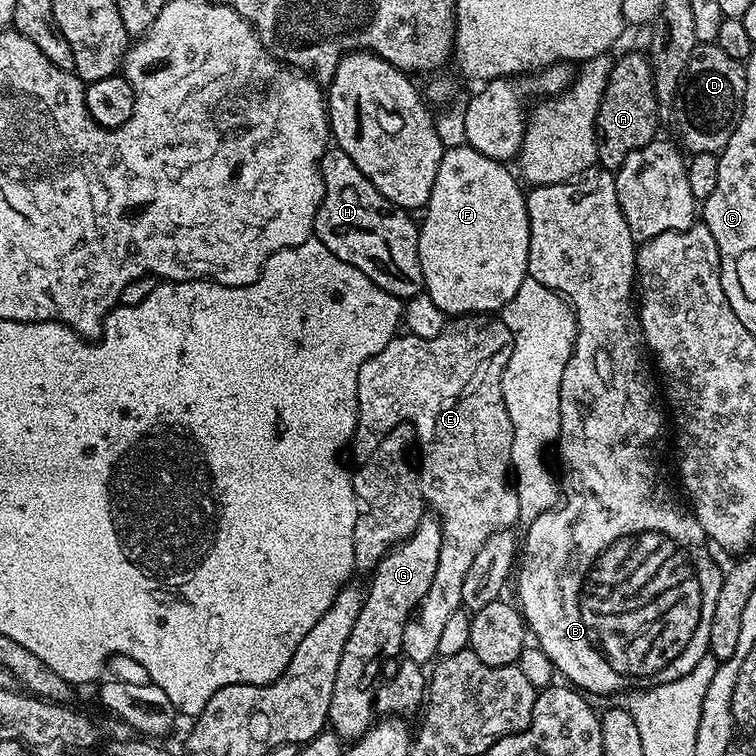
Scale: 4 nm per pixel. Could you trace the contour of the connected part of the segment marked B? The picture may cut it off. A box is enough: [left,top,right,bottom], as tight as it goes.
[514,166,722,696]

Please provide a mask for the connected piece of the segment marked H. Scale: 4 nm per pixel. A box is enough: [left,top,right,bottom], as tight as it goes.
[314,146,424,298]

